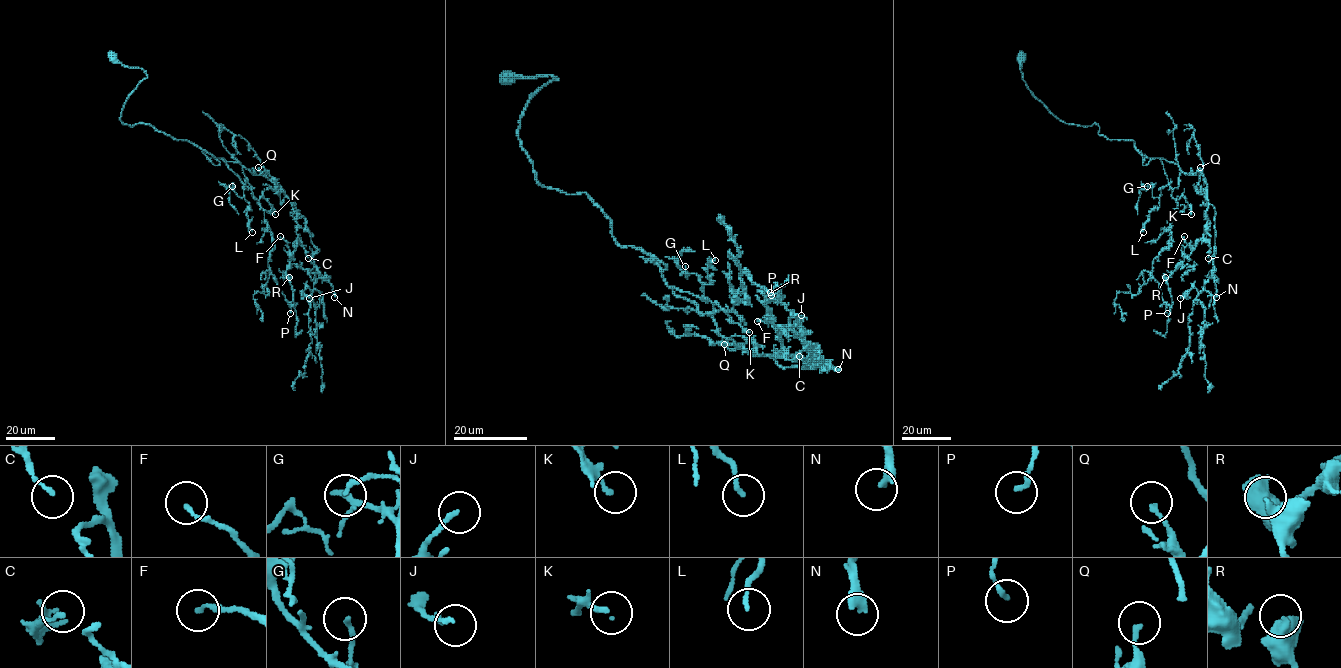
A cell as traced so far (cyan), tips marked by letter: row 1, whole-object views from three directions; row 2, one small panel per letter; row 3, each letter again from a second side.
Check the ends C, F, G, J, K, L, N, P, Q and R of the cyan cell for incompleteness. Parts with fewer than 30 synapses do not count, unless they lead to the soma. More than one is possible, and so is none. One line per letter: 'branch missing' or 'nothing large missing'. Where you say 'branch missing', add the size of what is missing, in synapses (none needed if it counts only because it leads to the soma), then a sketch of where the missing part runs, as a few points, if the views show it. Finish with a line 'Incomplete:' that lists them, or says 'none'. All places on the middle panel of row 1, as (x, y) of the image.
C: nothing large missing
F: nothing large missing
G: nothing large missing
J: nothing large missing
K: nothing large missing
L: nothing large missing
N: branch missing; 60 synapses; course (838, 369), (844, 370), (839, 374), (852, 369), (838, 377)
P: nothing large missing
Q: nothing large missing
R: nothing large missing
Incomplete: N

